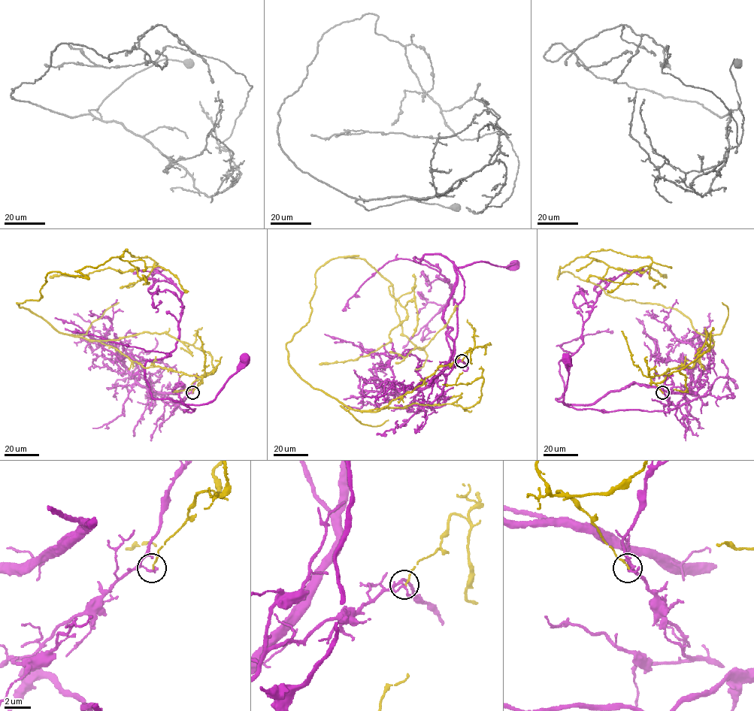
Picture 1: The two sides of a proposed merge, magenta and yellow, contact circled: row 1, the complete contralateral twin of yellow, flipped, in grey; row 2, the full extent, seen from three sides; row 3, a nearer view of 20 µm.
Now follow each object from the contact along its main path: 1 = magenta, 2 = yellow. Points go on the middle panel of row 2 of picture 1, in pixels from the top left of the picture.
1: (461, 361), (431, 380), (434, 382), (452, 355), (442, 317), (455, 269), (480, 261), (511, 265)
2: (461, 361), (375, 412), (301, 378), (286, 344), (316, 271), (352, 255), (407, 318), (319, 364)

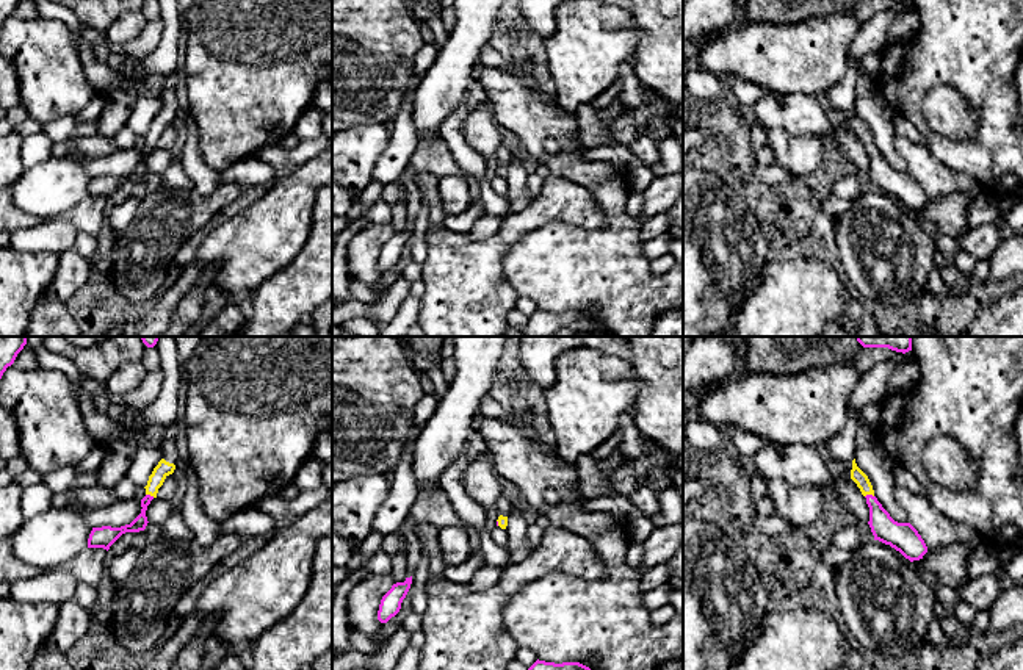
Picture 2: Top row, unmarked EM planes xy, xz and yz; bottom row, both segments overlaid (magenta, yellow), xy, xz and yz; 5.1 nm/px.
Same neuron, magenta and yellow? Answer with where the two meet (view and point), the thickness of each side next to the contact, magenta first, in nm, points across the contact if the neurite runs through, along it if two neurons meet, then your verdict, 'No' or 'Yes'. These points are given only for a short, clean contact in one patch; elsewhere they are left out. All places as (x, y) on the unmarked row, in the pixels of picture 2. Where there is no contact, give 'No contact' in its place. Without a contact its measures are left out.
Touches magenta at yz (868, 144). Thickness 140 nm (magenta) against 70 nm. No

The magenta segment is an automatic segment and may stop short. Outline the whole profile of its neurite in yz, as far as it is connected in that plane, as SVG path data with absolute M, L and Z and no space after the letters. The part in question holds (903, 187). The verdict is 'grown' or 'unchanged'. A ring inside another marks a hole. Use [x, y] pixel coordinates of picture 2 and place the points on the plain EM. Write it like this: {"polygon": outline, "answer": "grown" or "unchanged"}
{"polygon": "M866 144L869 157L869 177L874 189L890 194L910 211L923 208L927 196L918 180L910 172L898 172L882 157L876 146Z", "answer": "unchanged"}

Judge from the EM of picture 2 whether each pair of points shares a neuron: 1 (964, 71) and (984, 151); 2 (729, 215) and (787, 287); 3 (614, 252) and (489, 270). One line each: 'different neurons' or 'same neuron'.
1: same neuron
2: different neurons
3: different neurons

